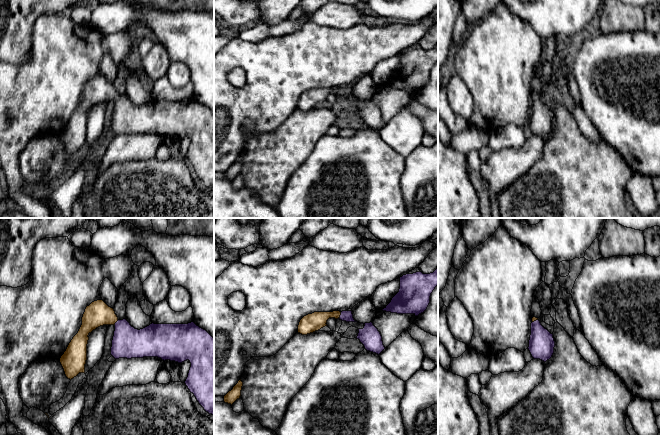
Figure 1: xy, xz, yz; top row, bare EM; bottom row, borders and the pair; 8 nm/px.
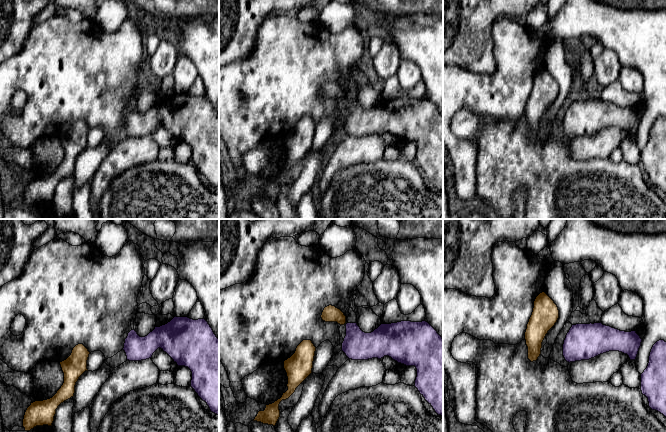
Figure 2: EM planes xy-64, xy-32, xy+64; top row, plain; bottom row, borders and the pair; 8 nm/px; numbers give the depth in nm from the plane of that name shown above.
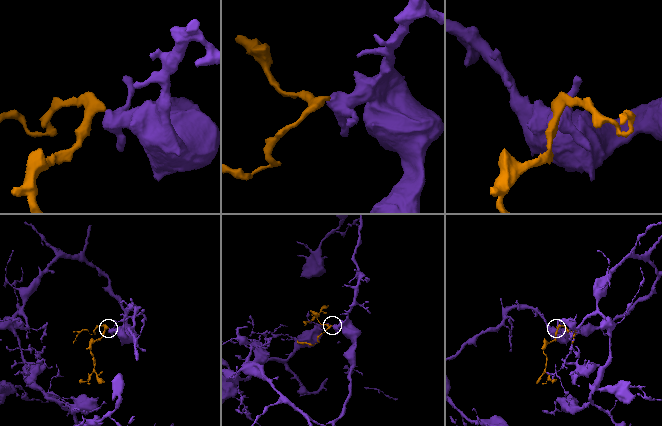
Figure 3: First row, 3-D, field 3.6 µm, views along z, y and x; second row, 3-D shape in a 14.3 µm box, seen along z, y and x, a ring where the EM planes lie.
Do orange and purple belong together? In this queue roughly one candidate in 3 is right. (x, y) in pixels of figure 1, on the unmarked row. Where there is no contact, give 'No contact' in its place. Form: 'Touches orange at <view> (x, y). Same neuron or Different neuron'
Touches orange at xz (340, 90). Same neuron

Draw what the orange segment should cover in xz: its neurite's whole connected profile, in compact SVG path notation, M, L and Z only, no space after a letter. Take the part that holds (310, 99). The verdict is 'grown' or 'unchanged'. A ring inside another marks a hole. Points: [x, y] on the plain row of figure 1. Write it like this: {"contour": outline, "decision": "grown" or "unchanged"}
{"contour": "M352 87L314 88L304 92L298 101L298 109L307 111L327 102L329 94L340 95L346 98L357 98L353 94Z", "decision": "grown"}

